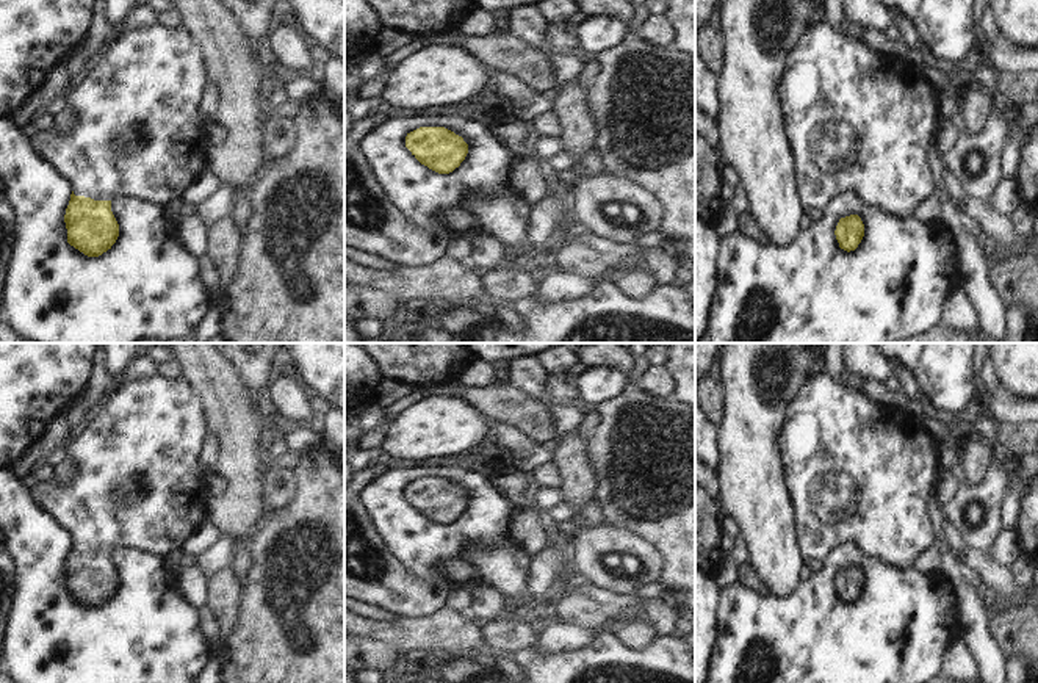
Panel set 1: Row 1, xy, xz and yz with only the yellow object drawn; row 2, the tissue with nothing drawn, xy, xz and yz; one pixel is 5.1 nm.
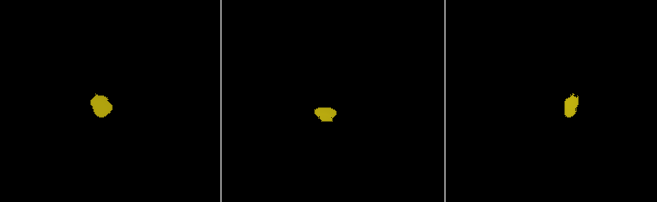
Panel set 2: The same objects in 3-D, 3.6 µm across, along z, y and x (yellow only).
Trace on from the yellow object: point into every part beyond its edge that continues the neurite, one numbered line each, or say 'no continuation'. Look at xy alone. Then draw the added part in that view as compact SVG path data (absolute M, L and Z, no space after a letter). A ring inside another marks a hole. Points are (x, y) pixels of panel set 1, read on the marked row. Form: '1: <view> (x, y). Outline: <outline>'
1: xy (138, 135). Outline: M153 23L152 27L121 33L103 53L99 55L96 63L85 74L81 81L67 92L67 107L75 114L75 124L67 133L59 133L50 128L44 133L36 133L30 143L33 149L45 158L70 185L75 196L91 197L94 201L114 201L117 197L138 199L163 208L166 204L182 199L183 191L196 180L196 177L205 171L208 149L211 144L205 139L205 128L210 121L199 117L199 97L202 88L208 83L205 64L202 63L202 53L193 42L191 36L183 27L161 27Z

